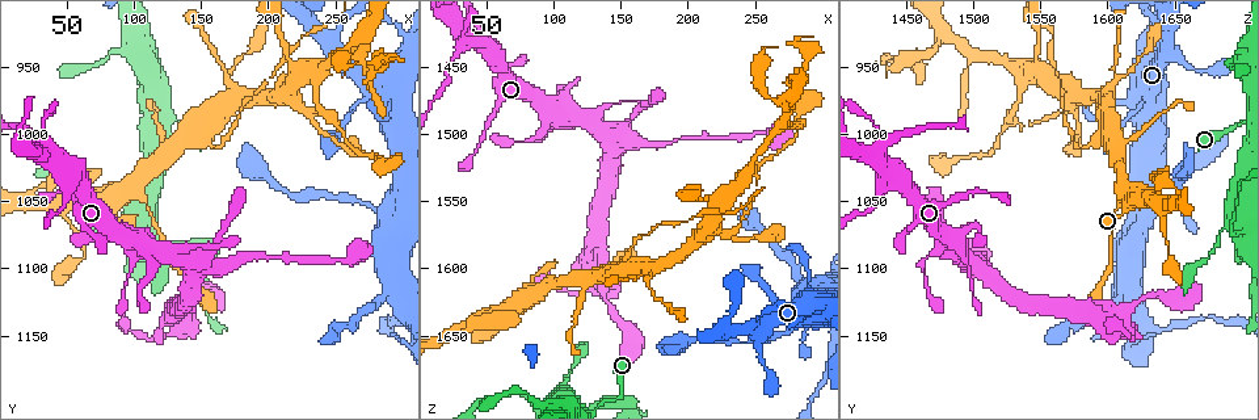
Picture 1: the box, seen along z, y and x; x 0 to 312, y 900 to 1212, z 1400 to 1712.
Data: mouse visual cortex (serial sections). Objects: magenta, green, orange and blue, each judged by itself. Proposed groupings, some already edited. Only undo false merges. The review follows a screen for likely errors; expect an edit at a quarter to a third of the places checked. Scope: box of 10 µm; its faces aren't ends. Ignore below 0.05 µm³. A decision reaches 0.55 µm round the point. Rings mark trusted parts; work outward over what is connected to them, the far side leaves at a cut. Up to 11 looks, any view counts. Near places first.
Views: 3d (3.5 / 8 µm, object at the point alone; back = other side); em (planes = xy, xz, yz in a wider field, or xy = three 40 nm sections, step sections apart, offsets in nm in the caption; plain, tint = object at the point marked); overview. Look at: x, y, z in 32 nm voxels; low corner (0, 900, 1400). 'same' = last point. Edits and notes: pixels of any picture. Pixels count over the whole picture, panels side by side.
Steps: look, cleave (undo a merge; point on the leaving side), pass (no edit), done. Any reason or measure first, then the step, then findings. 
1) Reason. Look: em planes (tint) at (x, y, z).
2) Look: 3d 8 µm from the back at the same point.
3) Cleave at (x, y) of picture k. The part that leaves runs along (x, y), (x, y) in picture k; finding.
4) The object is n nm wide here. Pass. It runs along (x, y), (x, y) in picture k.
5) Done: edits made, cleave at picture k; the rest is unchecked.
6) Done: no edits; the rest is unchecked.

Arms part here. Look: em xy step 3 (tint) at (154, 1002, 1598).

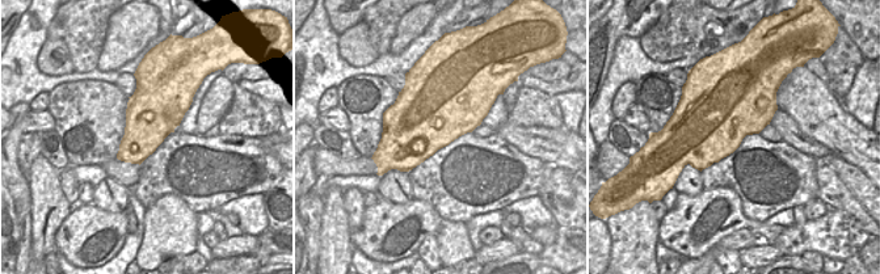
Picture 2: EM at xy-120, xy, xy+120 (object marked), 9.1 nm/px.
See where the arms go. Look: 3d 3.5 µm at the same point.

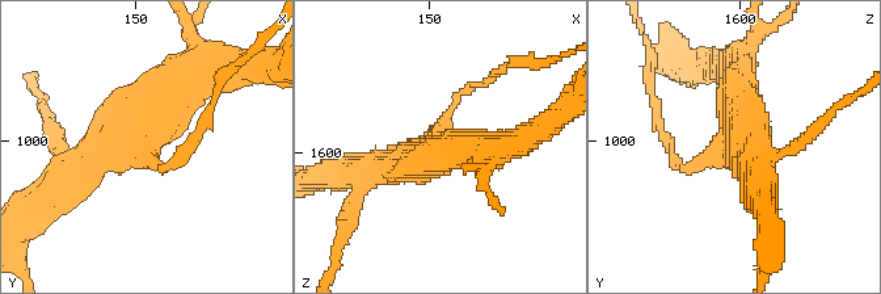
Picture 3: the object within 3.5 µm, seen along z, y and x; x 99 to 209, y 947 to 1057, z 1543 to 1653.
The arms are 100, 400, 400 nm wide. Pass. One cell here.

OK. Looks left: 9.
Look: 3d 3.5 µm at (74, 1074, 1692).

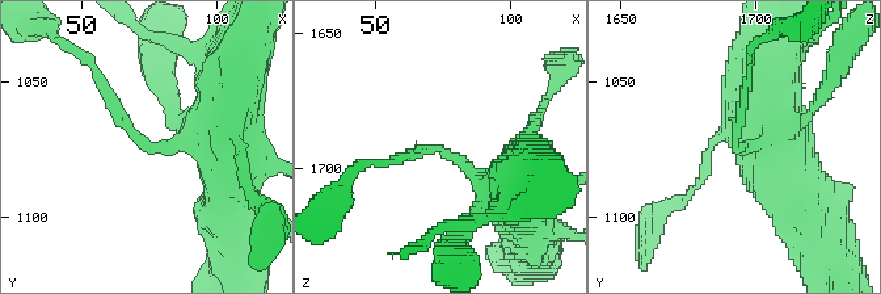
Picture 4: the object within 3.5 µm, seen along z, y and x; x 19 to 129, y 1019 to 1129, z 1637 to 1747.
The arms are 150, 500 nm wide; now the EM. Look: em planes (tint) at (76, 1074, 1694).

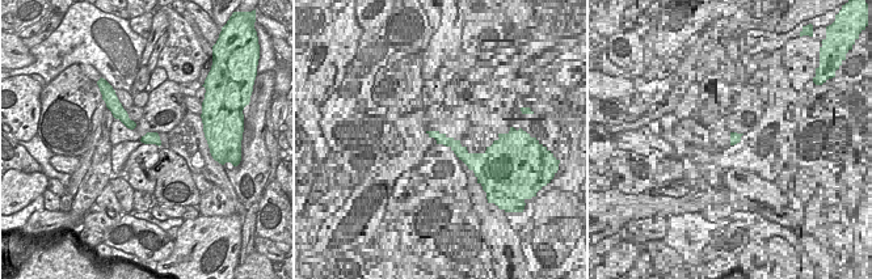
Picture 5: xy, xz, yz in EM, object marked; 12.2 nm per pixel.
Pass. It runs along (223, 116), (147, 145), (98, 76) in picture 4; one cell here.

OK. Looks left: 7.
Calibre changes. Look: 3d 8 µm at (268, 948, 1434).

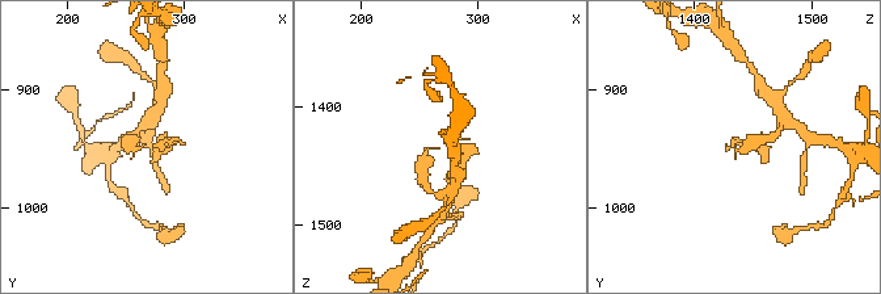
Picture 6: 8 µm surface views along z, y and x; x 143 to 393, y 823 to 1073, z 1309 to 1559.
The arms are 150, 350 nm wide. Look: em xy step 5 (tint) at the same point.

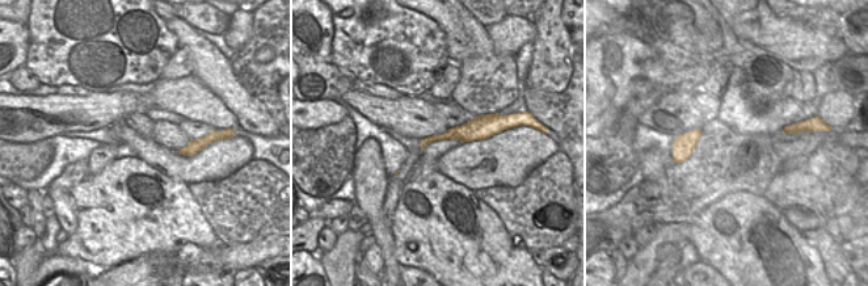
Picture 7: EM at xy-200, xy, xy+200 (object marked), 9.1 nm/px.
Cleave at (156, 147) of picture 6. A second cell is stuck on.

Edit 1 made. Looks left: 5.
Two arms in line, one across. Look: 3d 3.5 µm at (52, 1042, 1434).

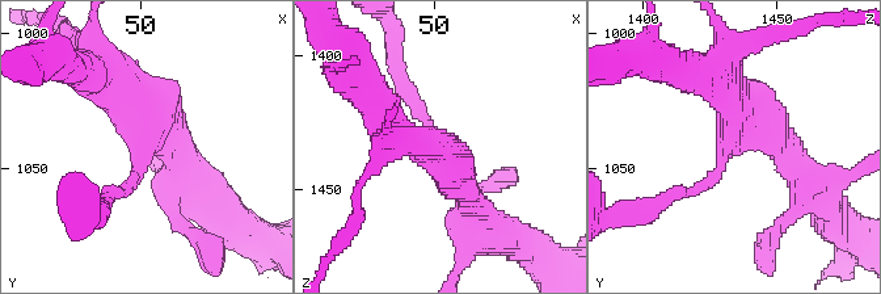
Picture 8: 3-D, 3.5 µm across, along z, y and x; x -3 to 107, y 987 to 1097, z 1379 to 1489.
Look: em xy step 5 (tint) at (53, 1041, 1432).

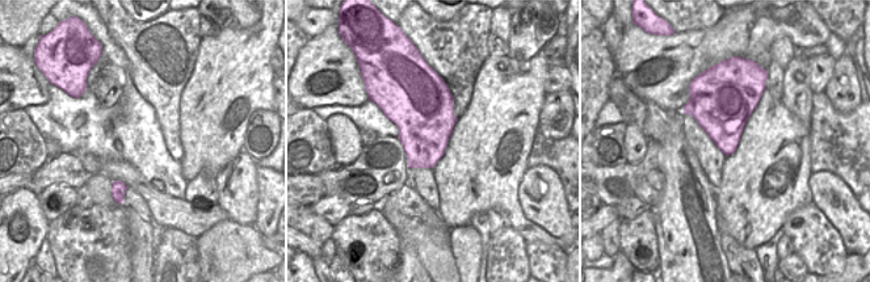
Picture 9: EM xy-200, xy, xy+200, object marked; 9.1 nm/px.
3 arms meet here; the arms are 150, 400, 400 nm wide. Pass. It runs along (775, 134), (741, 109), (708, 183), (674, 194) in picture 8; all the same cell.

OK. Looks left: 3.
Done: edits made, cleave at picture 6; the rest is unchecked.

